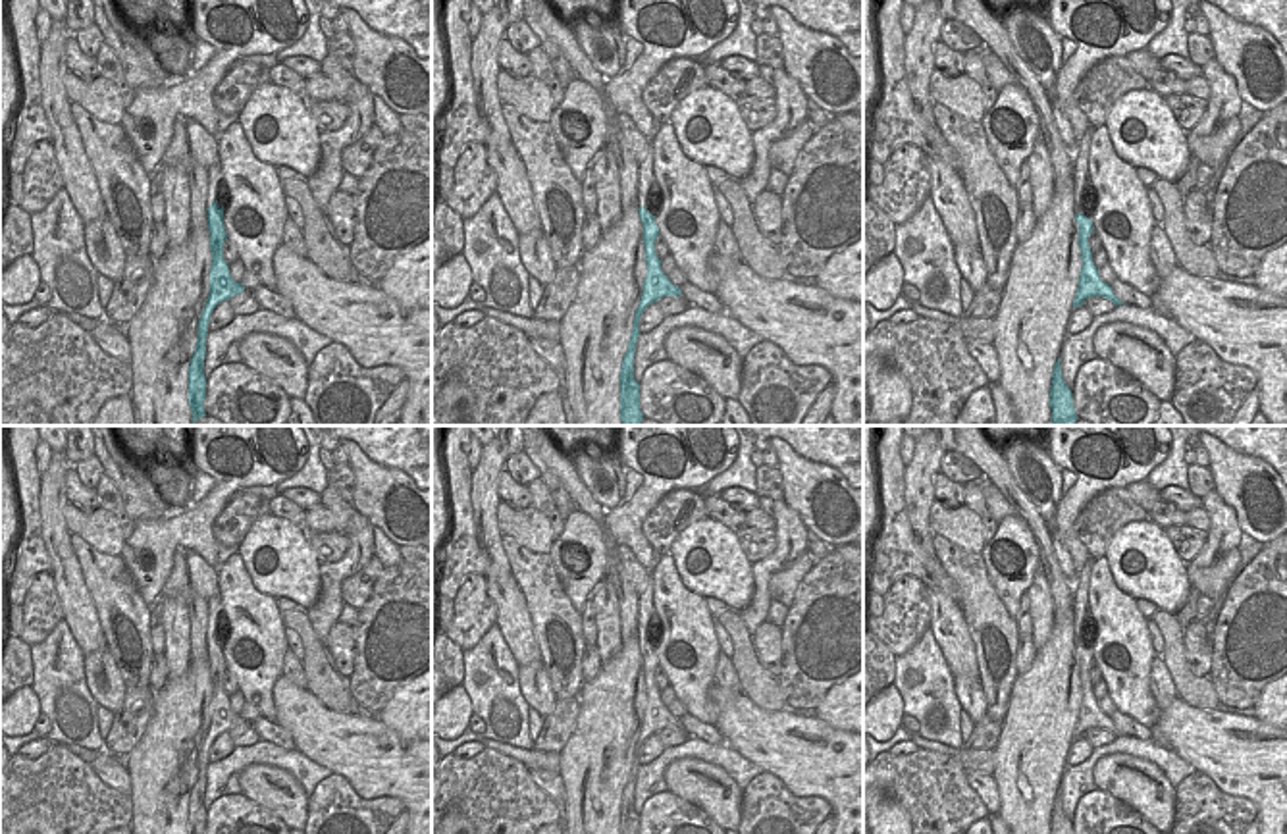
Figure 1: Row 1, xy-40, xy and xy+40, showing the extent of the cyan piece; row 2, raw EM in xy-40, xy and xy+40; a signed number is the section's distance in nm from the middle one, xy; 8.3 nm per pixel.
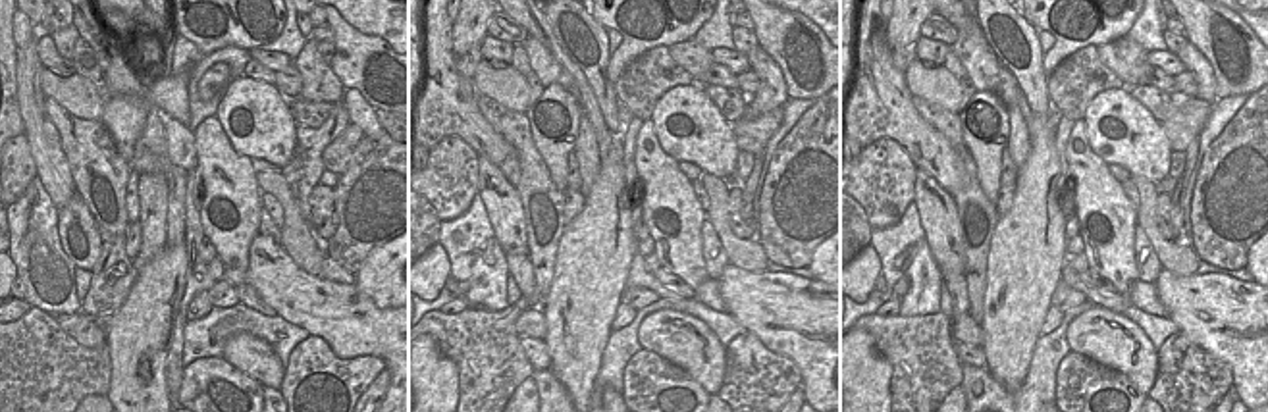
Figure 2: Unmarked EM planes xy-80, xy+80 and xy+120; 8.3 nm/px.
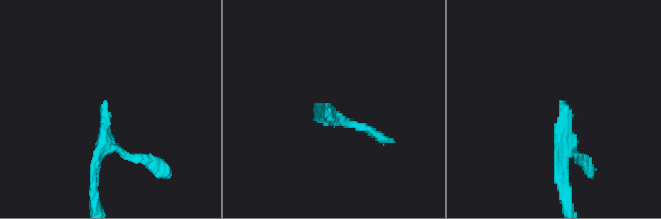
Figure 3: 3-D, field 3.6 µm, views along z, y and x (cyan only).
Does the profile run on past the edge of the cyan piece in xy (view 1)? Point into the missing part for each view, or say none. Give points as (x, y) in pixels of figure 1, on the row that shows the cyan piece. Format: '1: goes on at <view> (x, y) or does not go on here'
1: goes on at xy (646, 176)

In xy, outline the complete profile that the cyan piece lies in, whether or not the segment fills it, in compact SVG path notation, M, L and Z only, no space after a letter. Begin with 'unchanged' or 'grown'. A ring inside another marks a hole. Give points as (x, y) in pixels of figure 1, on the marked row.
grown; M651 143L647 144L647 156L640 164L640 175L638 175L638 210L640 220L644 225L644 247L645 247L645 264L647 264L647 275L644 281L644 293L640 306L636 310L634 318L634 329L628 343L628 351L622 360L620 370L620 420L622 426L640 426L644 420L644 414L640 410L640 383L634 379L634 356L636 356L636 343L640 337L640 318L644 310L657 302L663 297L682 297L680 287L674 287L669 279L669 275L661 270L661 260L655 252L655 241L659 237L659 227L655 223L655 216L651 214L651 183L657 181L653 175L653 148Z

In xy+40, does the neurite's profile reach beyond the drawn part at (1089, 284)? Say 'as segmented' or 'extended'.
extended

